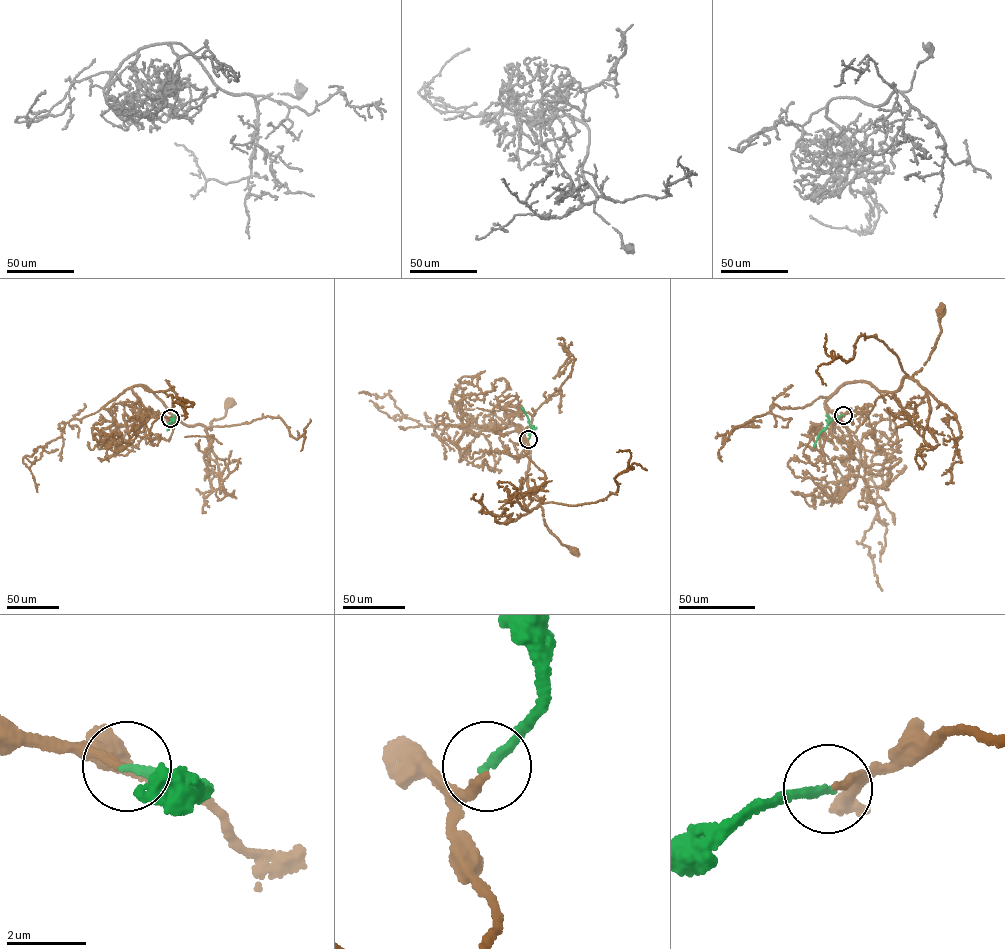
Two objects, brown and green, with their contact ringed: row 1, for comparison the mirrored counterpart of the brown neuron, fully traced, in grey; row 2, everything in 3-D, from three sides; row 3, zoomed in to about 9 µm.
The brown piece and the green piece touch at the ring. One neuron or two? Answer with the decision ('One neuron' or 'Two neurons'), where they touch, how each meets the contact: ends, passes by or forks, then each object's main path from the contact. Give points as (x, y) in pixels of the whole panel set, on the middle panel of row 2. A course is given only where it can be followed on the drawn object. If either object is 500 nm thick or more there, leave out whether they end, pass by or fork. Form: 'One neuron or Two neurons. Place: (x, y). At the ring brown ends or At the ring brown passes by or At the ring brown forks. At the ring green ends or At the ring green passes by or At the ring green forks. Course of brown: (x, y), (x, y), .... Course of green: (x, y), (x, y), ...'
One neuron. Place: (528, 439). At the ring brown ends. At the ring green ends. Course of brown: (528, 439), (515, 425), (521, 425), (530, 448), (528, 488), (540, 500), (548, 529), (573, 552). Course of green: (528, 439), (531, 426), (521, 407)

